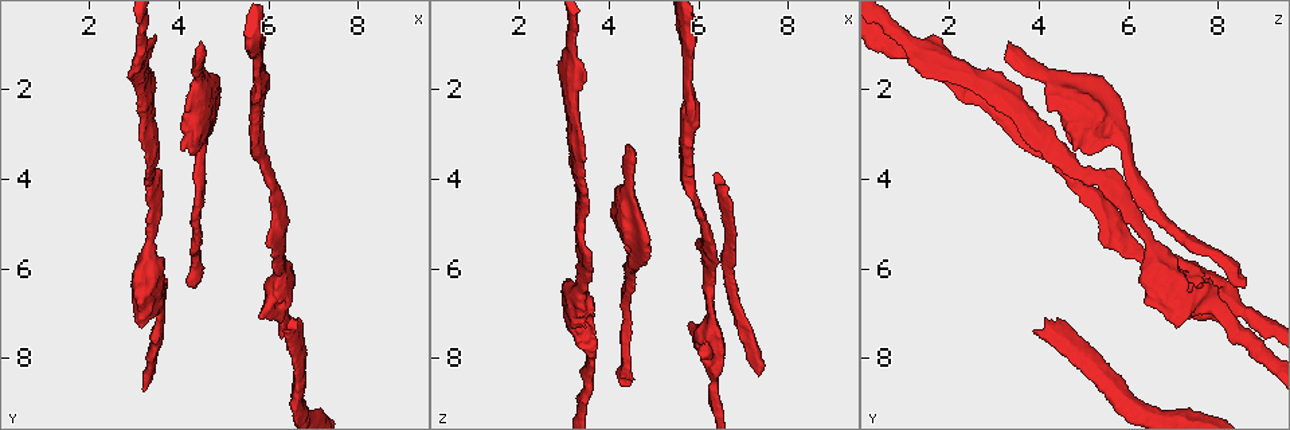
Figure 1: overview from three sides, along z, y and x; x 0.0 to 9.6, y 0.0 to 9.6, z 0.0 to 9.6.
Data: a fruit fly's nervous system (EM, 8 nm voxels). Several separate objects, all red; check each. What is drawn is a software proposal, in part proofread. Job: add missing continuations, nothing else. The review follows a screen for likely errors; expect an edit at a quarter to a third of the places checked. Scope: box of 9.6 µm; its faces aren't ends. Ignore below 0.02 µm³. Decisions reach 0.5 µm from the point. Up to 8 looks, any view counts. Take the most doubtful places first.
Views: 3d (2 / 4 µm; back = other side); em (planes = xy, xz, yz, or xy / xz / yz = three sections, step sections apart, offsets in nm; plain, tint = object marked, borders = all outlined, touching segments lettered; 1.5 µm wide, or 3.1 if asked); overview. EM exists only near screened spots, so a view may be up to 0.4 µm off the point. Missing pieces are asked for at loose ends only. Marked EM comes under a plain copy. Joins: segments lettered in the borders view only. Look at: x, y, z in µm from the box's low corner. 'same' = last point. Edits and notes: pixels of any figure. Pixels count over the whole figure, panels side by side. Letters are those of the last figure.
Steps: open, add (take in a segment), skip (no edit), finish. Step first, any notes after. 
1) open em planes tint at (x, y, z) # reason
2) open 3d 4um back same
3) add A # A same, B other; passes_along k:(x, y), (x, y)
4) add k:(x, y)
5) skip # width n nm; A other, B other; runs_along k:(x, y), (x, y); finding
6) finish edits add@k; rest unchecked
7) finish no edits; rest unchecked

open 3d 2um at (3.10, 6.80, 6.40) # free end

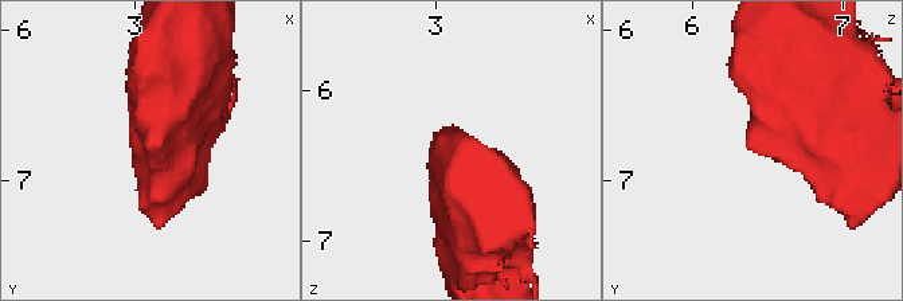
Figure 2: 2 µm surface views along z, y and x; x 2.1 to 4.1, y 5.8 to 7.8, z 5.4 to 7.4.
open em planes borders at (3.10, 6.80, 6.34)

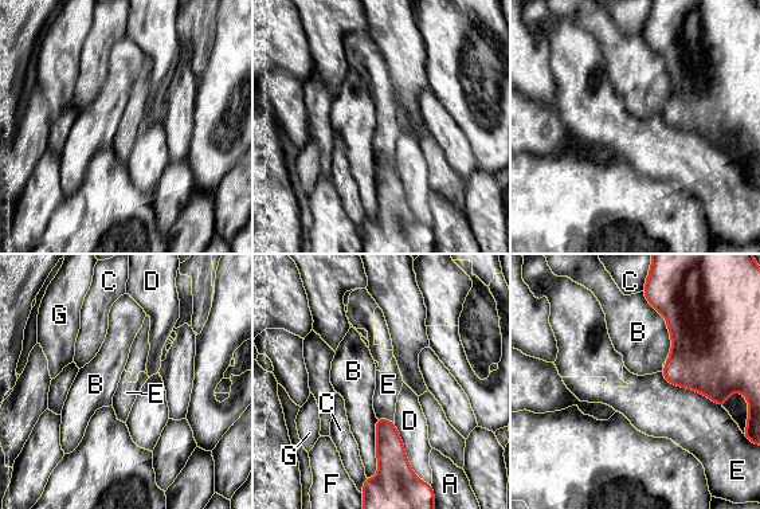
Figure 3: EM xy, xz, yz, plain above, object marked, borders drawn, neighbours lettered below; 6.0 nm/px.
skip # A other, B other, C other, D other, E other, F other, G other; none of them fits

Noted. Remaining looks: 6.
open em planes borders at (3.35, 1.70, 3.15) # branch stops here

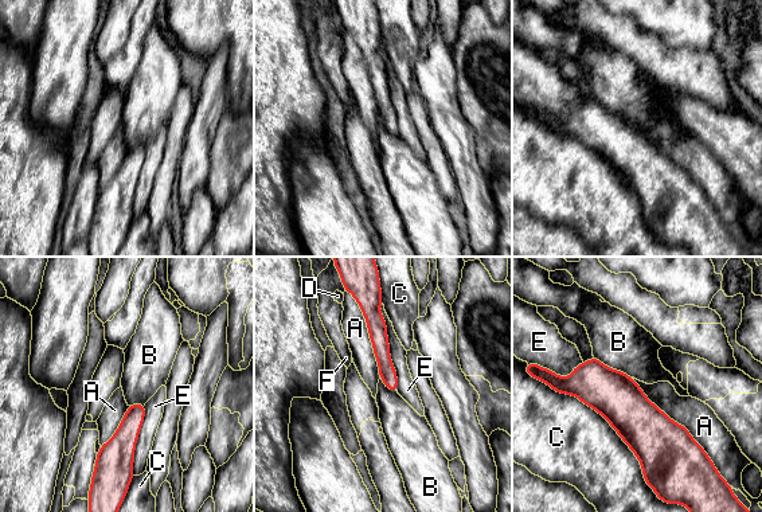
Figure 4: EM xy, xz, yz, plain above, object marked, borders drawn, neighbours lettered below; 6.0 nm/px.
skip # A other, B other, C other, D other, E other, F other; border 4:(593, 355), (630, 378); none of them fits

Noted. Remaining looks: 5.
open 3d 2um at (3.65, 4.00, 5.90) # an open end

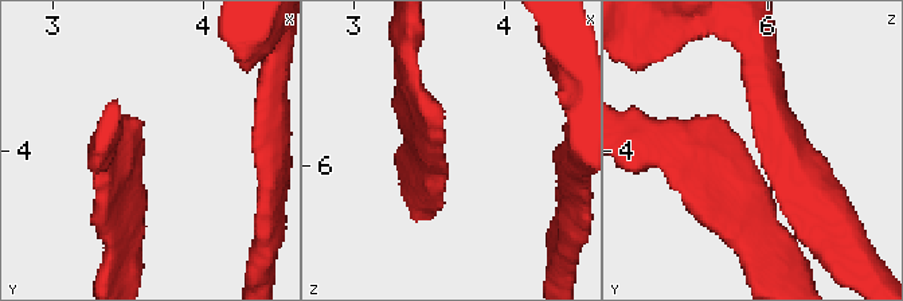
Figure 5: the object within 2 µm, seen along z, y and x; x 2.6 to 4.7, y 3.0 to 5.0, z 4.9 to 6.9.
open em planes borders at (3.56, 4.02, 5.84)

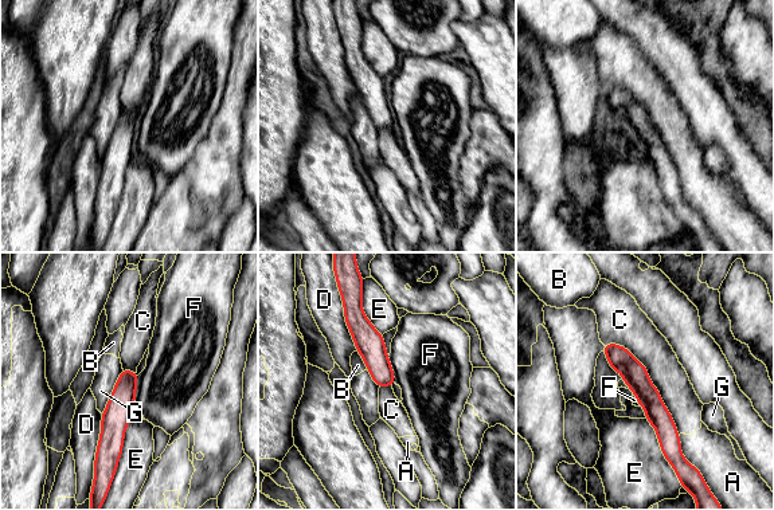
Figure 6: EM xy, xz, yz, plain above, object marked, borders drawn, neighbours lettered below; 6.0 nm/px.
skip # A other, B other, C other, D other, E other, F other, G other; runs_along 6:(606, 348), (653, 404), (673, 456); no lettered segment goes on from it

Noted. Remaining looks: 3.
finish no edits; rest unchecked

